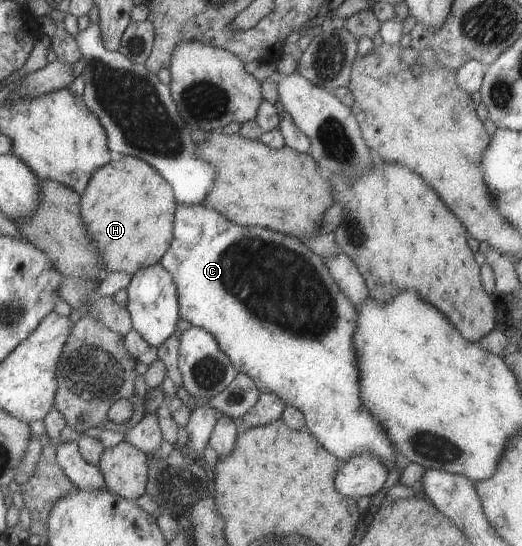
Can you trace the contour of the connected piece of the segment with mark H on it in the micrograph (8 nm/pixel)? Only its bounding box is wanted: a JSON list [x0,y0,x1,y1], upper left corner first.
[79,154,177,276]

